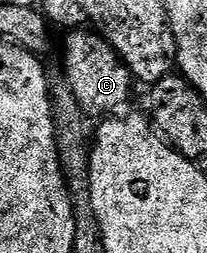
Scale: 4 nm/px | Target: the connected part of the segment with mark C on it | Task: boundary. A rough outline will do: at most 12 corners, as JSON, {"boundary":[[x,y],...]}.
{"boundary":[[71,30],[63,72],[87,118],[119,114],[133,77],[102,35]]}

